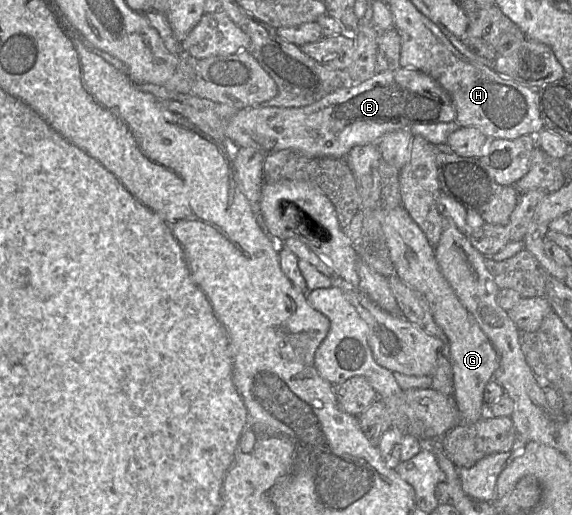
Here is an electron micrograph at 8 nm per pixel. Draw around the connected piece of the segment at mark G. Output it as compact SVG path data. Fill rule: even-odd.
M399 206L387 213L383 213L381 224L391 261L396 269L396 275L425 298L436 324L442 329L446 336L450 346L450 361L453 371L453 397L462 423L473 424L484 415L484 389L486 384L494 378L495 372L499 367L499 355L473 315L464 307L451 285L443 276L435 258L434 247L429 243L422 230L411 218L407 210L403 206Z

